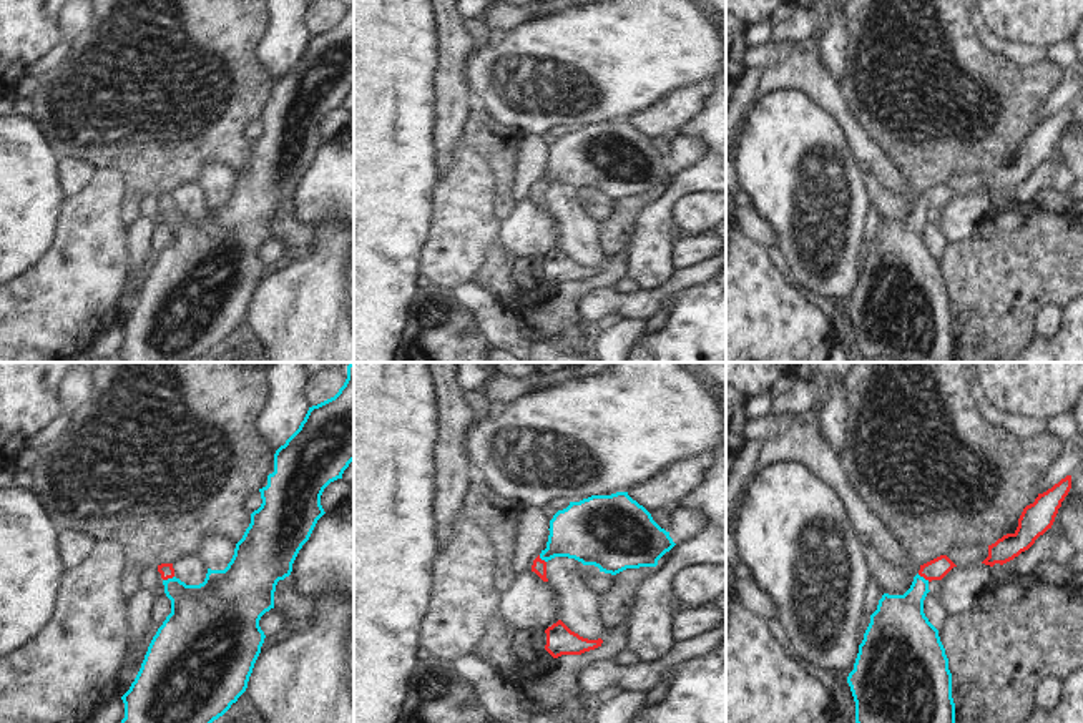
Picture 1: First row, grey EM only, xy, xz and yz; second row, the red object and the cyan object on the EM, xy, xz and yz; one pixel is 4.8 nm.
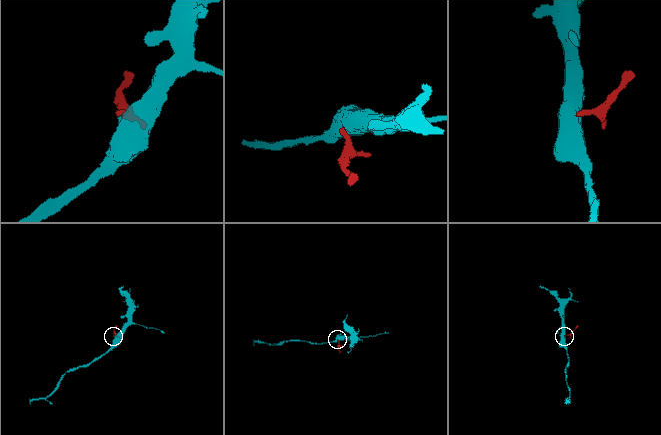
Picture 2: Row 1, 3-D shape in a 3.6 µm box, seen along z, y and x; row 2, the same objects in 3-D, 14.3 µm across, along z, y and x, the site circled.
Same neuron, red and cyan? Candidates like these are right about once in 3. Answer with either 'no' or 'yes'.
yes

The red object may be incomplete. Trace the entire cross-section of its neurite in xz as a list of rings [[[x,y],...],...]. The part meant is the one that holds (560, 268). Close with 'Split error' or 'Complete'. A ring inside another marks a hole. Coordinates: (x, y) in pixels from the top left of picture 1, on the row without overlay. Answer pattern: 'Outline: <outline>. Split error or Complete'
Outline: [[[561,248],[545,258],[546,273],[545,278],[558,286],[561,283],[581,283],[585,279],[601,274],[603,268],[588,268],[571,259]]]. Complete.

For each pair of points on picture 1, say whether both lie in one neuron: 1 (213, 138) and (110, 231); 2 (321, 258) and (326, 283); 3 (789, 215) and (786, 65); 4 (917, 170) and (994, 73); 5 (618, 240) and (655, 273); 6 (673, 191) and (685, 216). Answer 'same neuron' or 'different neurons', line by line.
1: different neurons
2: same neuron
3: different neurons
4: same neuron
5: different neurons
6: different neurons

